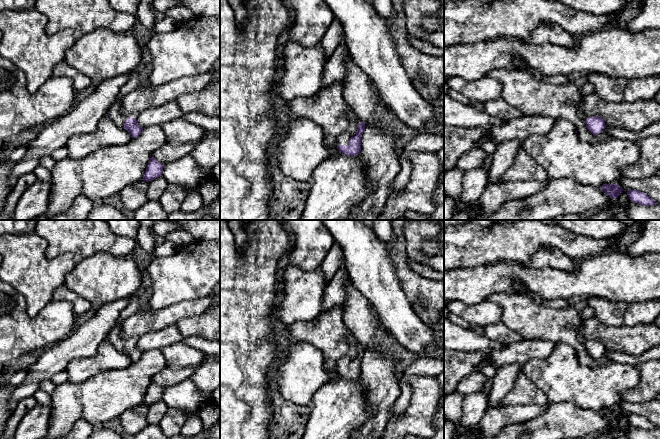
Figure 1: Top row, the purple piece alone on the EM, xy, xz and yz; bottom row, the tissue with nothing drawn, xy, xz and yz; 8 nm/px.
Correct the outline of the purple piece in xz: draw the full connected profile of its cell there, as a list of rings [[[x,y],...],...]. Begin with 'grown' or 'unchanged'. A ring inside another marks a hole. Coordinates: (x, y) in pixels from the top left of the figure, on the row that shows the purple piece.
grown | [[[360,122],[358,129],[355,132],[356,136],[344,132],[337,137],[336,144],[337,149],[347,156],[355,156],[360,154],[361,151],[361,137],[365,131],[365,123]]]

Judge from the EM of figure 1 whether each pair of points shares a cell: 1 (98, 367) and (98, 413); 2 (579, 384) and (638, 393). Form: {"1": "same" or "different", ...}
{"1": "different", "2": "different"}

